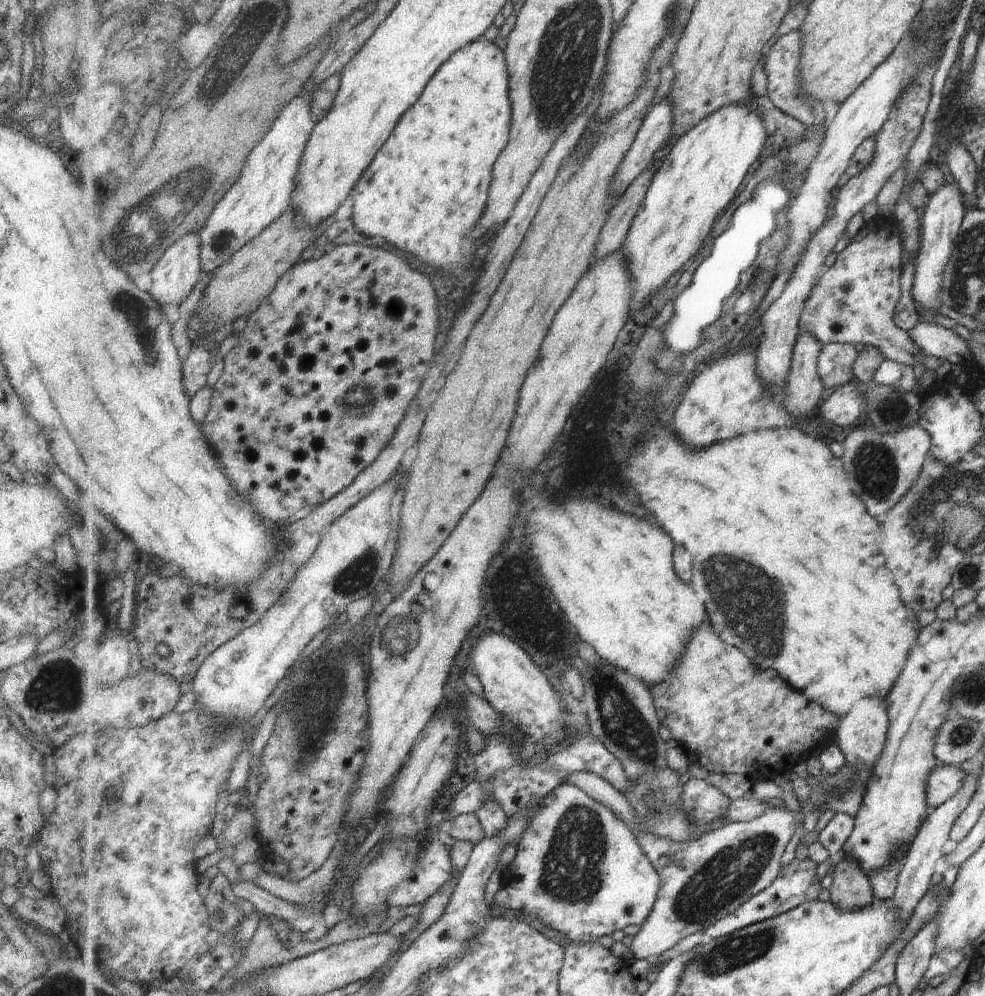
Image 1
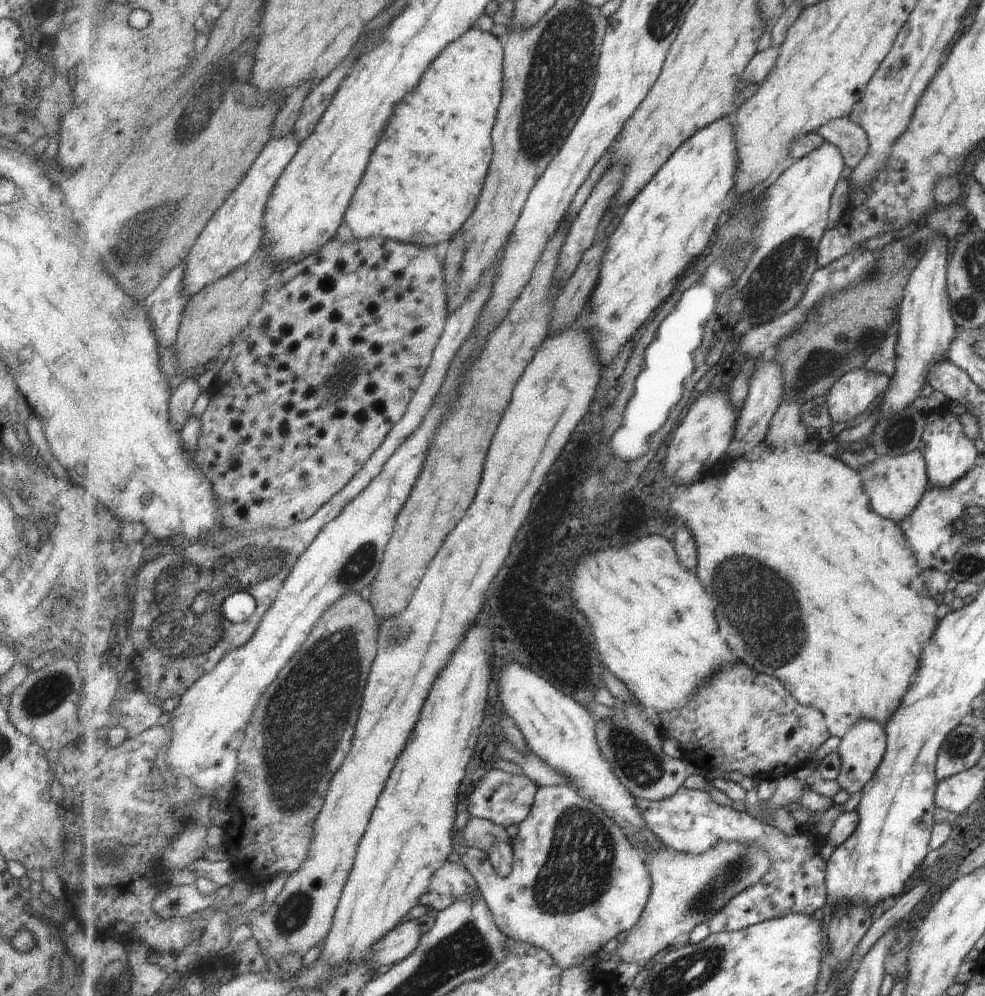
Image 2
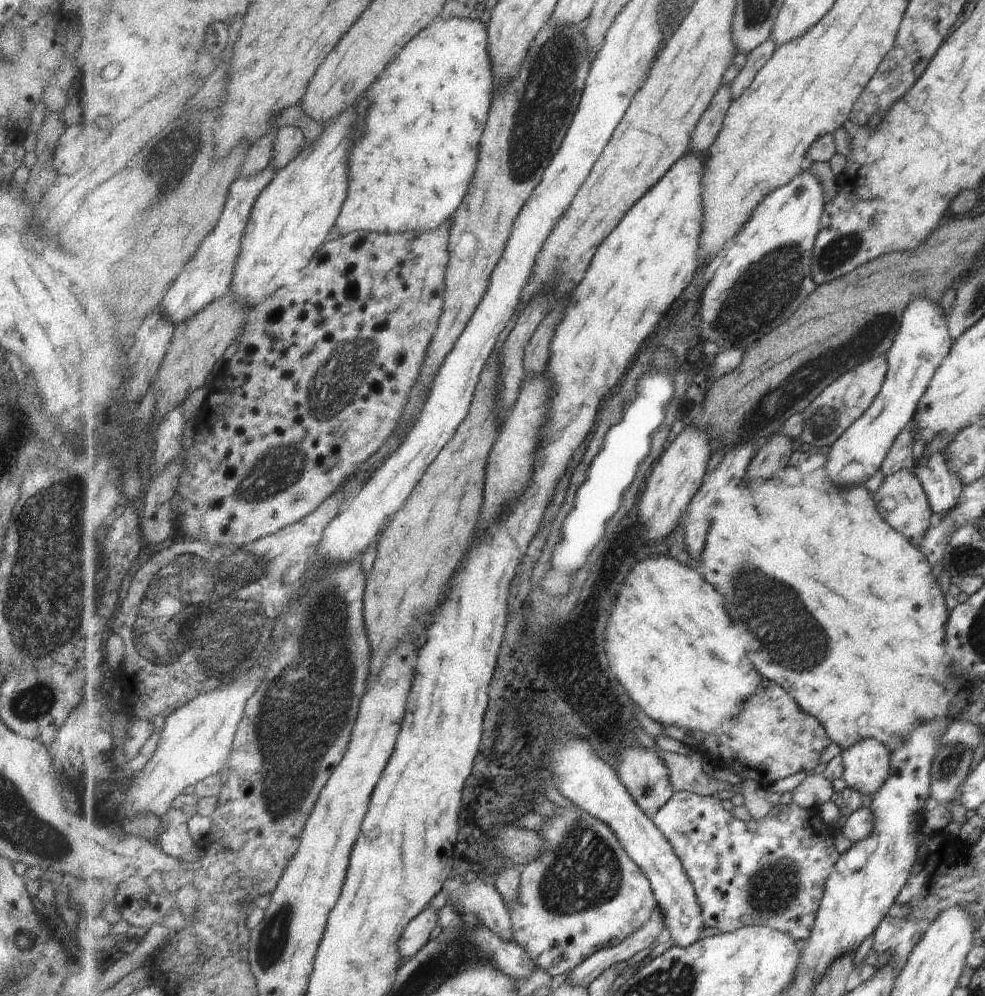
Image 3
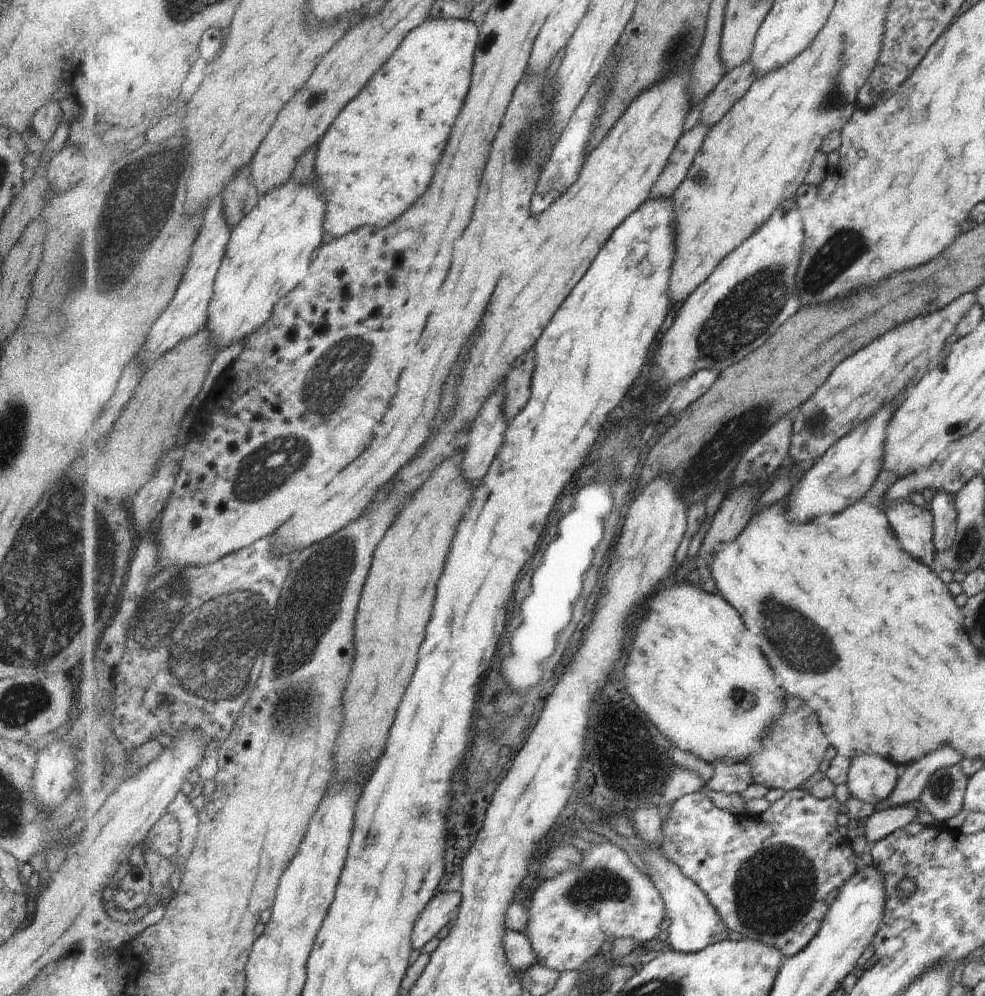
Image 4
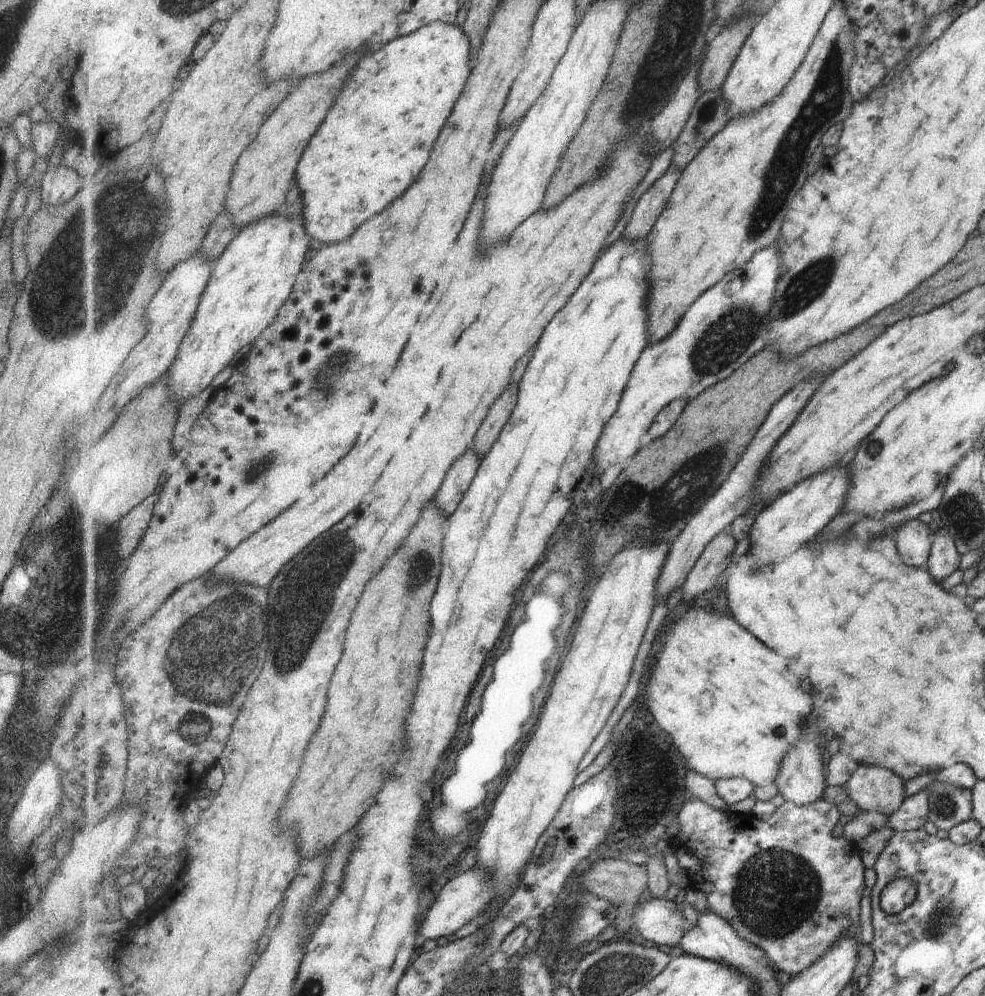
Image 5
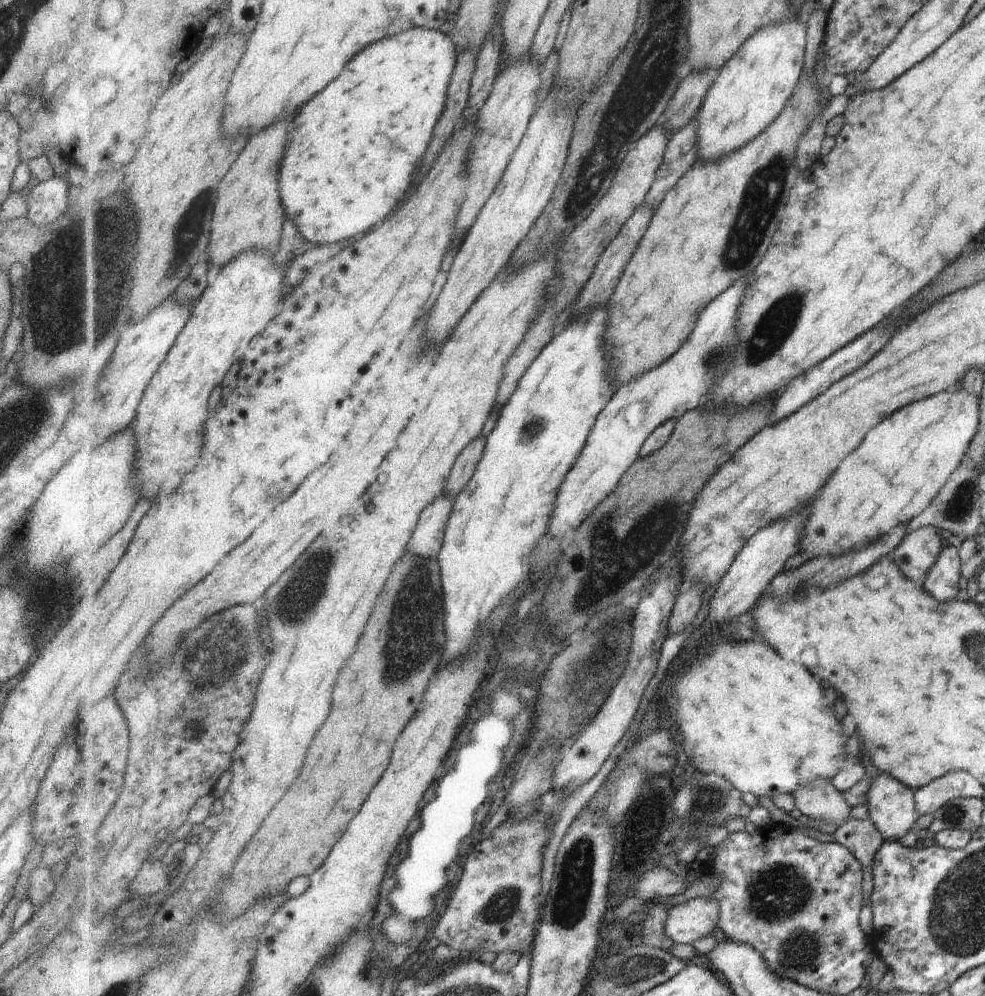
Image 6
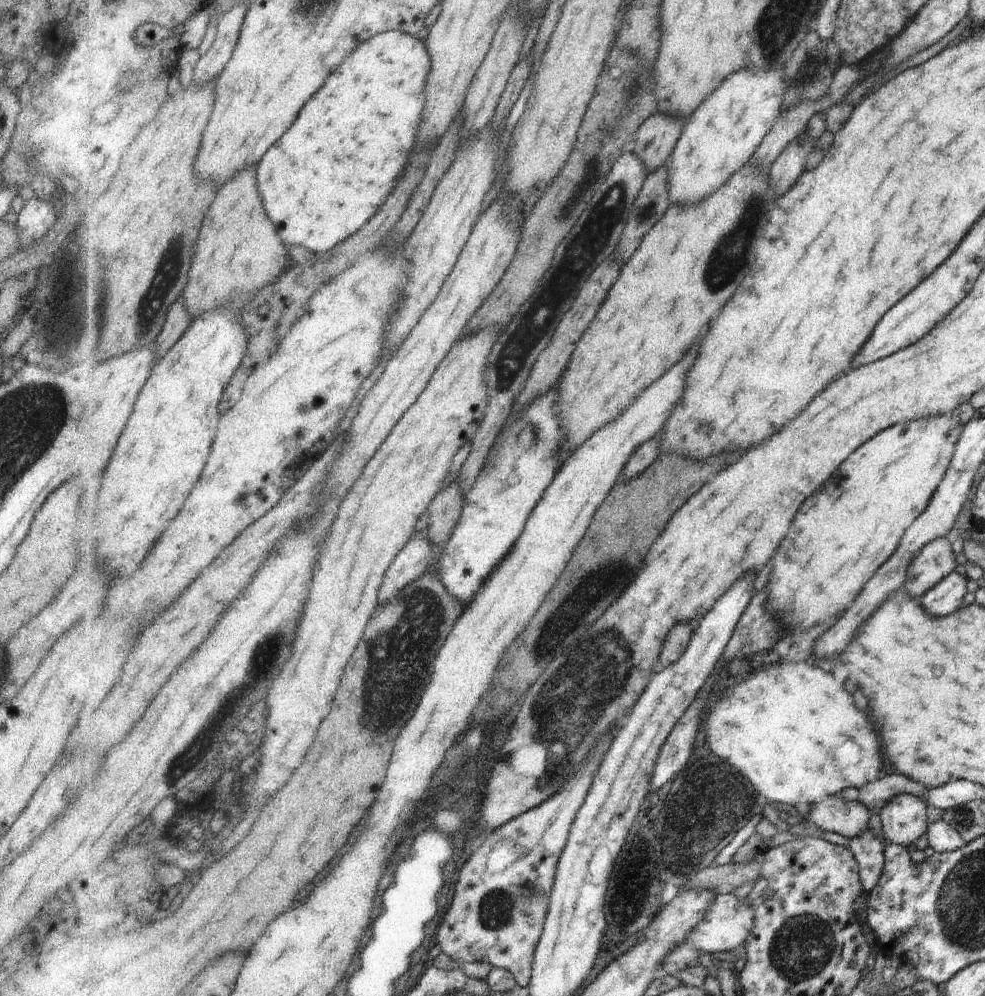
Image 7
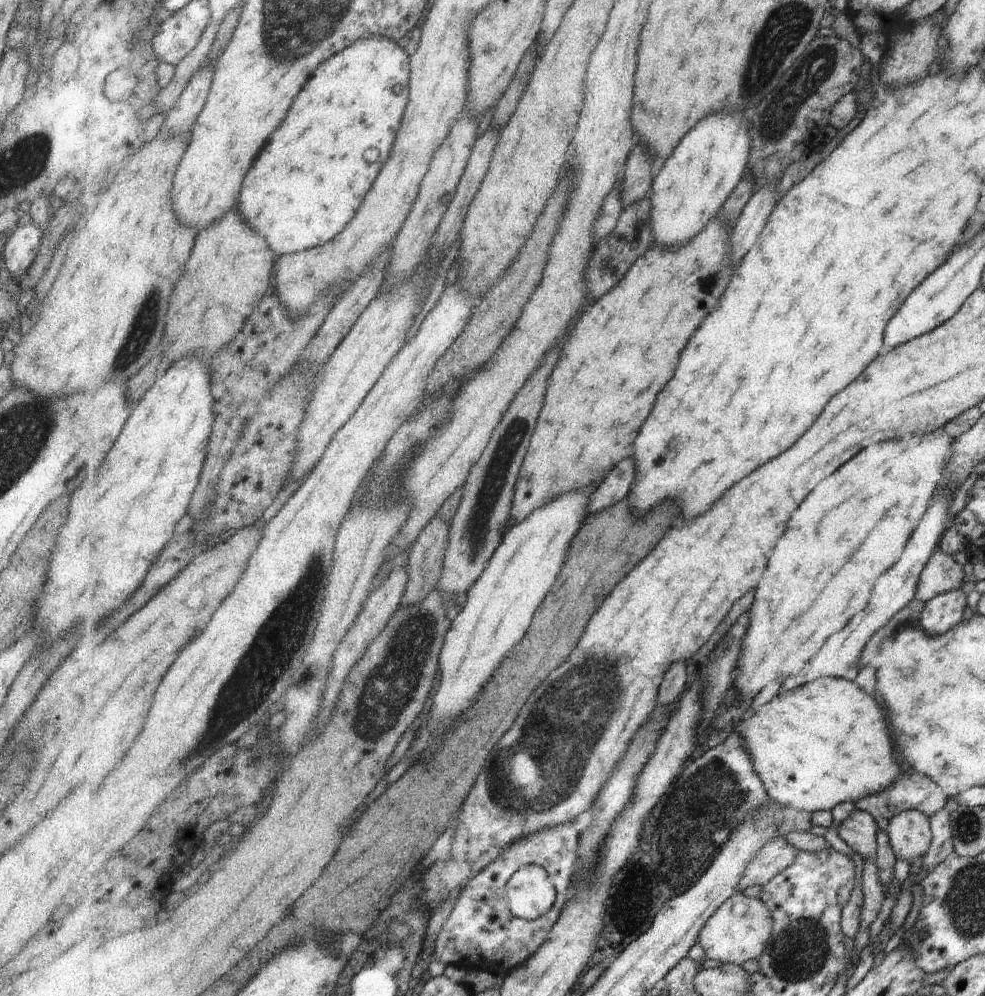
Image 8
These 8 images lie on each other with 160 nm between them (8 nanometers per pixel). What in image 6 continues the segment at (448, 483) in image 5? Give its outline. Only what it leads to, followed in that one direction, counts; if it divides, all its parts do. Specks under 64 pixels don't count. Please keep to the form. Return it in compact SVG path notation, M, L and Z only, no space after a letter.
M446 492L438 498L436 502L427 506L418 522L414 536L411 537L410 544L407 545L405 553L412 553L422 559L437 559L444 541L444 534L447 523L452 515L455 499L451 499Z

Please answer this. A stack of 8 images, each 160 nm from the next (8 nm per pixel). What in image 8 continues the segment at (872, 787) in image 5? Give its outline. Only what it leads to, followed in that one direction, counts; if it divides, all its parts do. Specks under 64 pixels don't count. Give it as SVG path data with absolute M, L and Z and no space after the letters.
M919 811L893 815L885 831L895 860L908 860L910 865L929 850L933 837L929 818Z

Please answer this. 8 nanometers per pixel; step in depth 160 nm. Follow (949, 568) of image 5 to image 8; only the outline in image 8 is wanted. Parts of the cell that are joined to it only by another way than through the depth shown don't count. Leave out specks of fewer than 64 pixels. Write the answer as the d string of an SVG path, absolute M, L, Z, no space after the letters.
M960 589L947 591L924 602L917 624L928 635L943 634L961 623L965 606L965 596Z

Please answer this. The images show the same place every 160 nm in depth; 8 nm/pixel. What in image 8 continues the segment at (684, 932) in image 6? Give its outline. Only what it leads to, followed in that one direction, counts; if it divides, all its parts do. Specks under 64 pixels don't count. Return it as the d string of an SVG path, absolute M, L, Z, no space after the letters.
M737 892L707 921L699 942L705 956L717 960L723 967L745 964L747 960L759 961L770 941L773 925L774 918L766 903Z

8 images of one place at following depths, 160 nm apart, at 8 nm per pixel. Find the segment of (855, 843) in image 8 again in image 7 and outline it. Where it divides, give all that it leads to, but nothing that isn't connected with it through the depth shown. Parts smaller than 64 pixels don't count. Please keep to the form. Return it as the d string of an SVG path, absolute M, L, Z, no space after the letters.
M842 795L826 796L811 805L807 824L856 839L869 828L872 812L861 801L847 801Z

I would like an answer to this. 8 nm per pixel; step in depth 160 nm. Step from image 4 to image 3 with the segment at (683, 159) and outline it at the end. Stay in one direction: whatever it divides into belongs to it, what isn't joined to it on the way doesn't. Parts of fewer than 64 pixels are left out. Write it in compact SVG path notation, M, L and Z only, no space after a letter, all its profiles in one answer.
M726 84L718 90L713 102L710 104L710 108L703 113L697 129L694 130L687 154L693 152L697 155L704 155L709 150L709 147L715 142L717 135L723 128L727 111L732 102L730 84Z

